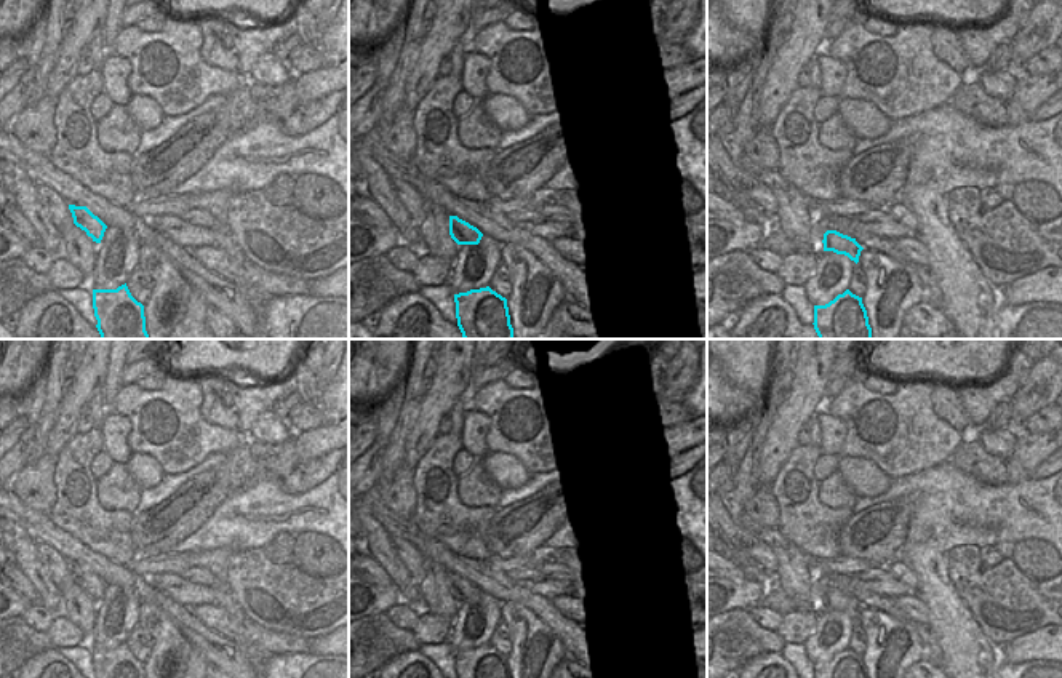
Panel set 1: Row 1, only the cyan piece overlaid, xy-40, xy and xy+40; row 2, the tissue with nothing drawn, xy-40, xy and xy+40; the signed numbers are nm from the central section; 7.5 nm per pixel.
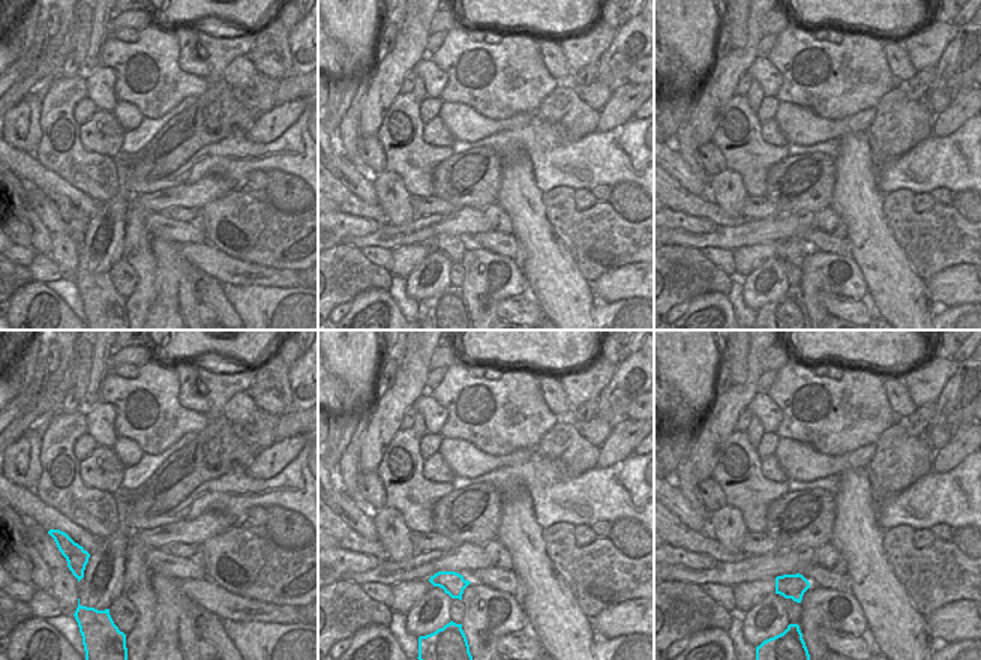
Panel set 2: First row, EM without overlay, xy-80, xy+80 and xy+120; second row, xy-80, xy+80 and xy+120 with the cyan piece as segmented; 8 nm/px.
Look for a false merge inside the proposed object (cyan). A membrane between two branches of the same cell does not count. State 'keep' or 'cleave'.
keep

